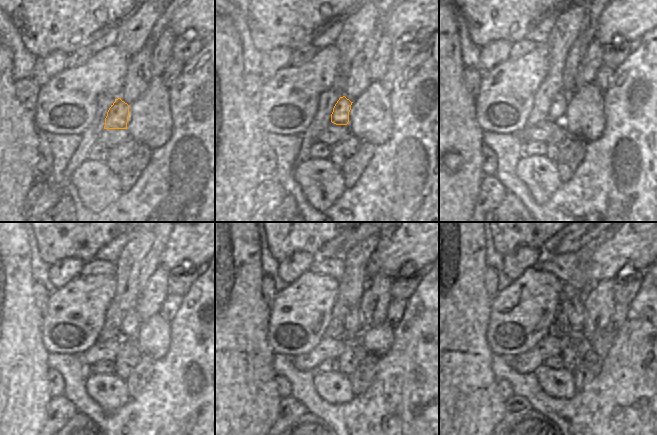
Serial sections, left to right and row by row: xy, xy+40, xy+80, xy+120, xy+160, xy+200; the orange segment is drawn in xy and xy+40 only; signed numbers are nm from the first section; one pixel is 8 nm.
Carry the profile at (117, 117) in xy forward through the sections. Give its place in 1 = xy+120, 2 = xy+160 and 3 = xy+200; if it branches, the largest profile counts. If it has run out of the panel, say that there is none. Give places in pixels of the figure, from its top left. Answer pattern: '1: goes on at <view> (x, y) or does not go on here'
1: goes on at xy+120 (130, 324)
2: goes on at xy+160 (353, 320)
3: goes on at xy+200 (572, 309)

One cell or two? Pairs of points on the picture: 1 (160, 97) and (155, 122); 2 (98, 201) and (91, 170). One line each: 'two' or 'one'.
1: one
2: one

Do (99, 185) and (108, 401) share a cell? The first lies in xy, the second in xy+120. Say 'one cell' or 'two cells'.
one cell

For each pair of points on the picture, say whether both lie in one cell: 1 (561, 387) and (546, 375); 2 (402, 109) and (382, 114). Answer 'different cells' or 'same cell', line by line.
1: same cell
2: different cells

